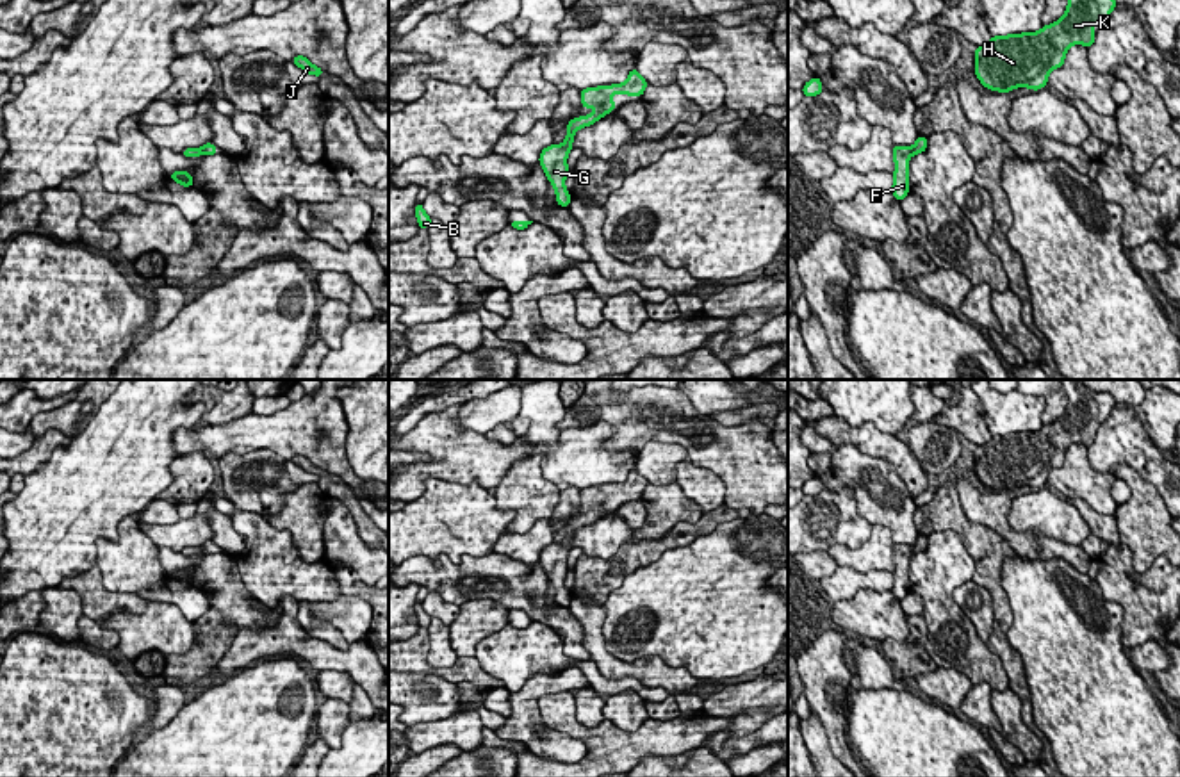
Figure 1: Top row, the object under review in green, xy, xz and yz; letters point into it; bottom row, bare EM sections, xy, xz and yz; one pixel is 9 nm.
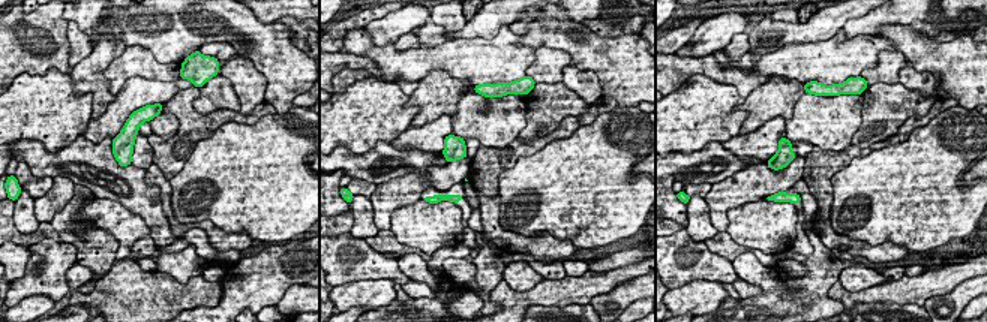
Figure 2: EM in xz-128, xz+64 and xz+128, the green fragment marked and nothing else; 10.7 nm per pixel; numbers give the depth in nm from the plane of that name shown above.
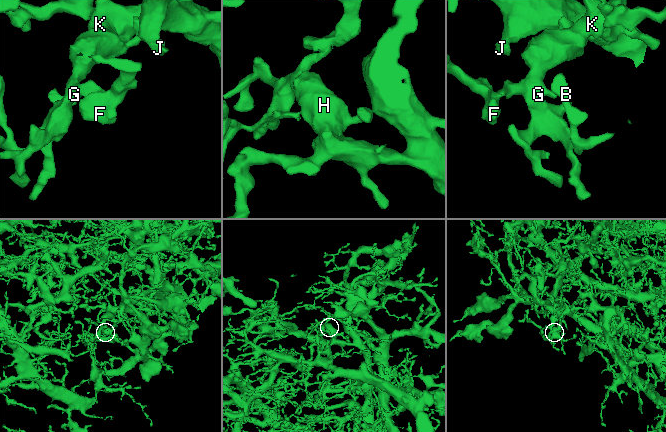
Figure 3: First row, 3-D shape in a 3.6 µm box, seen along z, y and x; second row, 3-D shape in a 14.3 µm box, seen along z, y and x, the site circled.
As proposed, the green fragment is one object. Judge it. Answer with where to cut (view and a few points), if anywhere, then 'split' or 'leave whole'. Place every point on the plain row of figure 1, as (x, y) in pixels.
no cut; leave whole

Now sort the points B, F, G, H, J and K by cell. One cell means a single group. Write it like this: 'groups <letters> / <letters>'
groups B F G H J K

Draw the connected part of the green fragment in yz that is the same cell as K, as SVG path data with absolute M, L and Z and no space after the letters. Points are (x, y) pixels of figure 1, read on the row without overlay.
M1062 380L1068 394L1066 412L1039 431L993 435L975 449L975 474L984 487L1009 492L1016 487L1037 490L1046 485L1048 472L1064 463L1071 444L1091 446L1094 422L1110 415L1116 399L1093 392L1077 380Z

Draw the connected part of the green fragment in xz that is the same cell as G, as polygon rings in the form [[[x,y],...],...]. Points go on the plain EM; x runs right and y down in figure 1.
[[[636,465],[629,470],[627,479],[624,483],[613,483],[613,485],[599,485],[599,487],[588,487],[581,488],[581,501],[583,508],[595,506],[595,511],[590,515],[579,515],[576,519],[570,519],[567,524],[567,536],[561,544],[551,544],[542,549],[540,552],[540,565],[547,576],[547,579],[553,583],[556,592],[556,602],[560,606],[570,604],[569,588],[565,586],[565,577],[569,574],[567,556],[572,549],[574,533],[583,528],[594,524],[597,519],[604,517],[608,511],[615,510],[613,494],[624,492],[629,495],[642,495],[647,479],[642,478],[636,470]]]

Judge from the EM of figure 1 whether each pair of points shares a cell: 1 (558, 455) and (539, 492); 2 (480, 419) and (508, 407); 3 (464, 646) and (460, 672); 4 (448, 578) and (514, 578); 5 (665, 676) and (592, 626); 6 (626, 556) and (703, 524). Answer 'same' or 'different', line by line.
1: different
2: same
3: different
4: same
5: same
6: same

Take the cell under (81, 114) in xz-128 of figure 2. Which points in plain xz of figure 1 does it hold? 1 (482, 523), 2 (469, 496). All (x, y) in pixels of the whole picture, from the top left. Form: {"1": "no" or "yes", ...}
{"1": "yes", "2": "yes"}

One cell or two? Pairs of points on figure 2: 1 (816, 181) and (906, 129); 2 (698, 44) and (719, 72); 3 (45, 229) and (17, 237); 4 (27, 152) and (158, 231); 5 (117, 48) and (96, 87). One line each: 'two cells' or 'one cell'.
1: one cell
2: two cells
3: one cell
4: one cell
5: one cell

